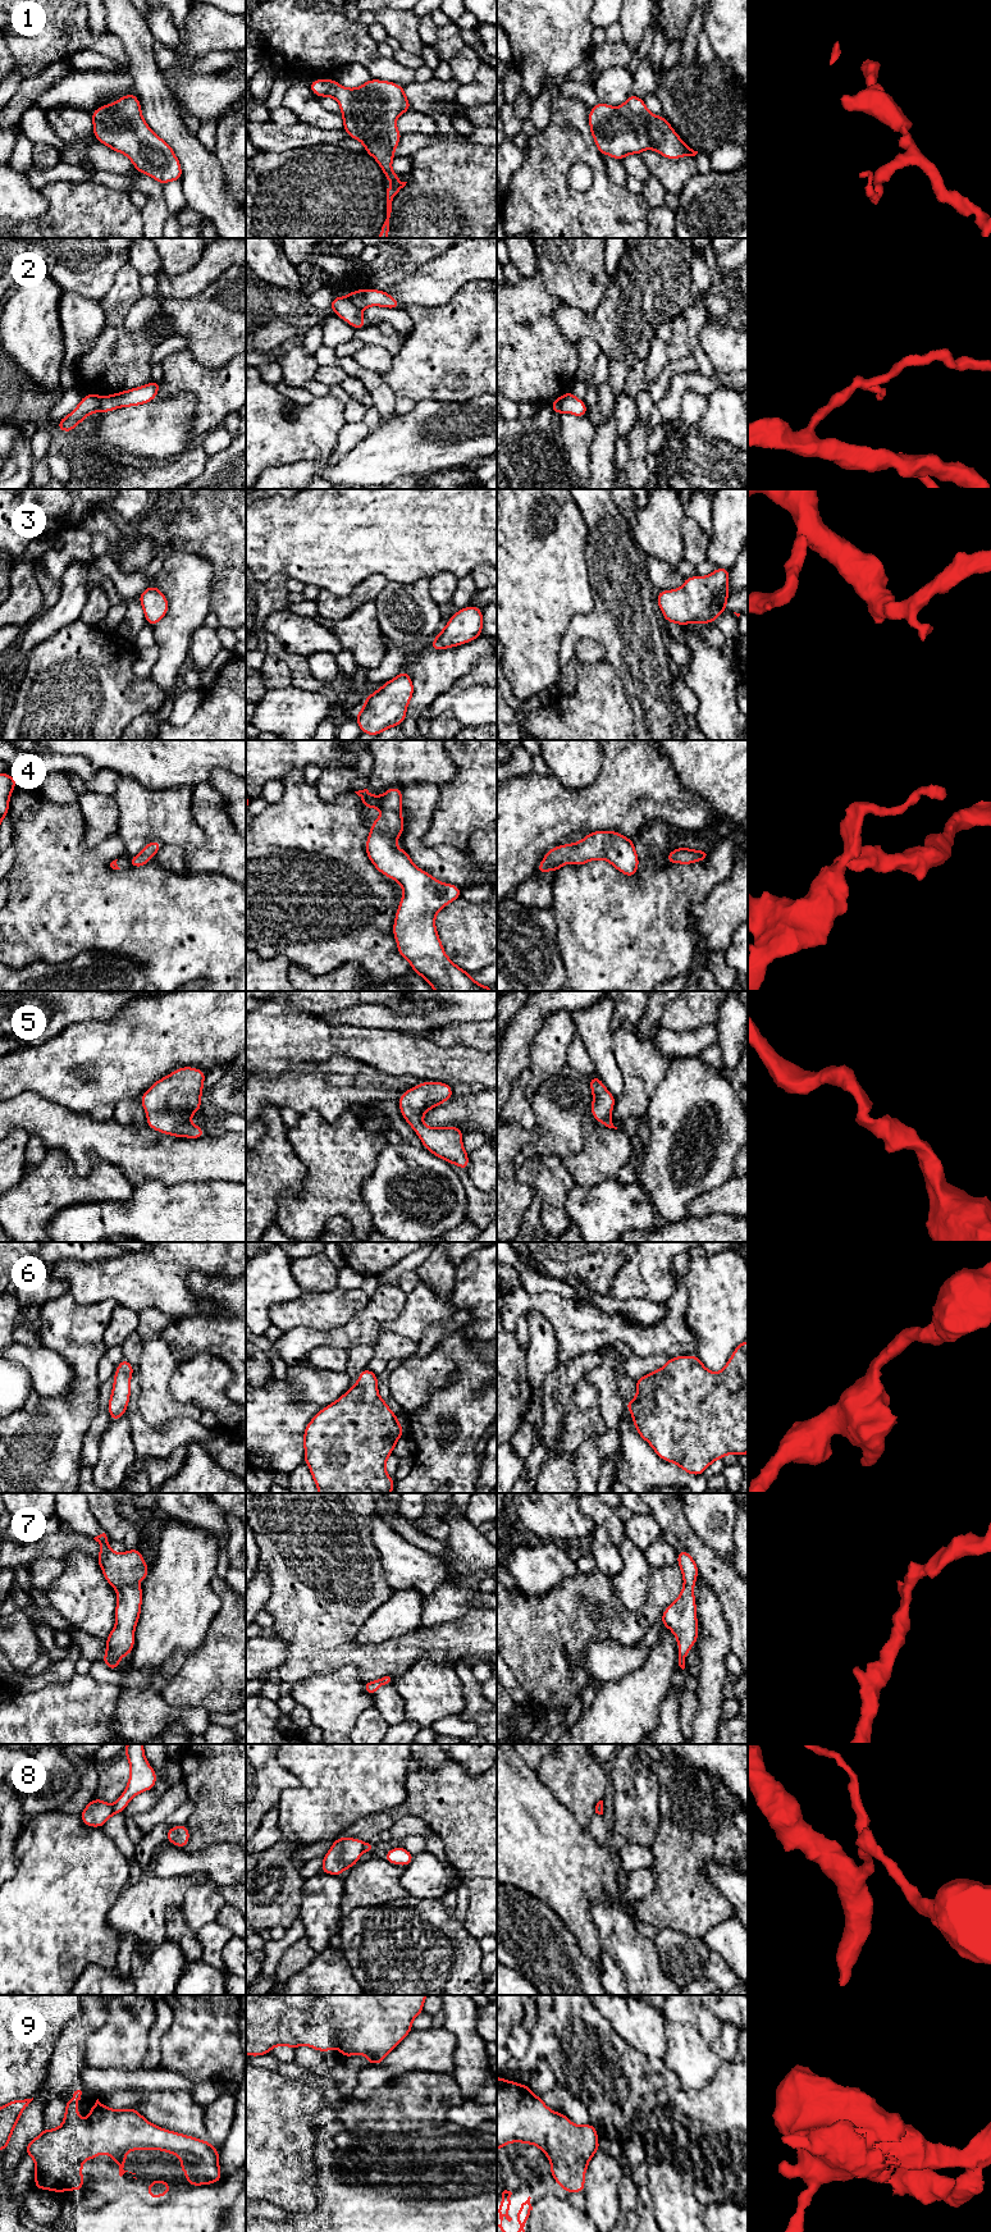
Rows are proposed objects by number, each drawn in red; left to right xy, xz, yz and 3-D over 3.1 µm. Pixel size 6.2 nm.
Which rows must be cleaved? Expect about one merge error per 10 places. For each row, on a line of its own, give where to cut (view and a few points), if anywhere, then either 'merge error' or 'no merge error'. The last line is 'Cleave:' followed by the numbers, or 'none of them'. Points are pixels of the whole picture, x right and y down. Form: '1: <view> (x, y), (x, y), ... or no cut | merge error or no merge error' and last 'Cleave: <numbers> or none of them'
1: no cut | no merge error
2: no cut | no merge error
3: no cut | no merge error
4: no cut | no merge error
5: no cut | no merge error
6: no cut | no merge error
7: no cut | no merge error
8: xy (112, 1807), (114, 1812) | merge error
9: no cut | no merge error
Cleave: 8

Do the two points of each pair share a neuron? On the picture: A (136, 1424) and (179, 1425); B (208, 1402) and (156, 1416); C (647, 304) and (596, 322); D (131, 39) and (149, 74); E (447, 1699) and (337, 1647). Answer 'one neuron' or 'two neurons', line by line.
A: one neuron
B: two neurons
C: one neuron
D: one neuron
E: two neurons

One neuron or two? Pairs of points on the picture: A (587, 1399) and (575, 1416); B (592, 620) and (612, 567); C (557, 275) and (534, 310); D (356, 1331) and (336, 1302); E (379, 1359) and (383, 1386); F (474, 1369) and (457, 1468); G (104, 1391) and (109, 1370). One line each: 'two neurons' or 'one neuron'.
A: one neuron
B: one neuron
C: two neurons
D: two neurons
E: two neurons
F: one neuron
G: two neurons

